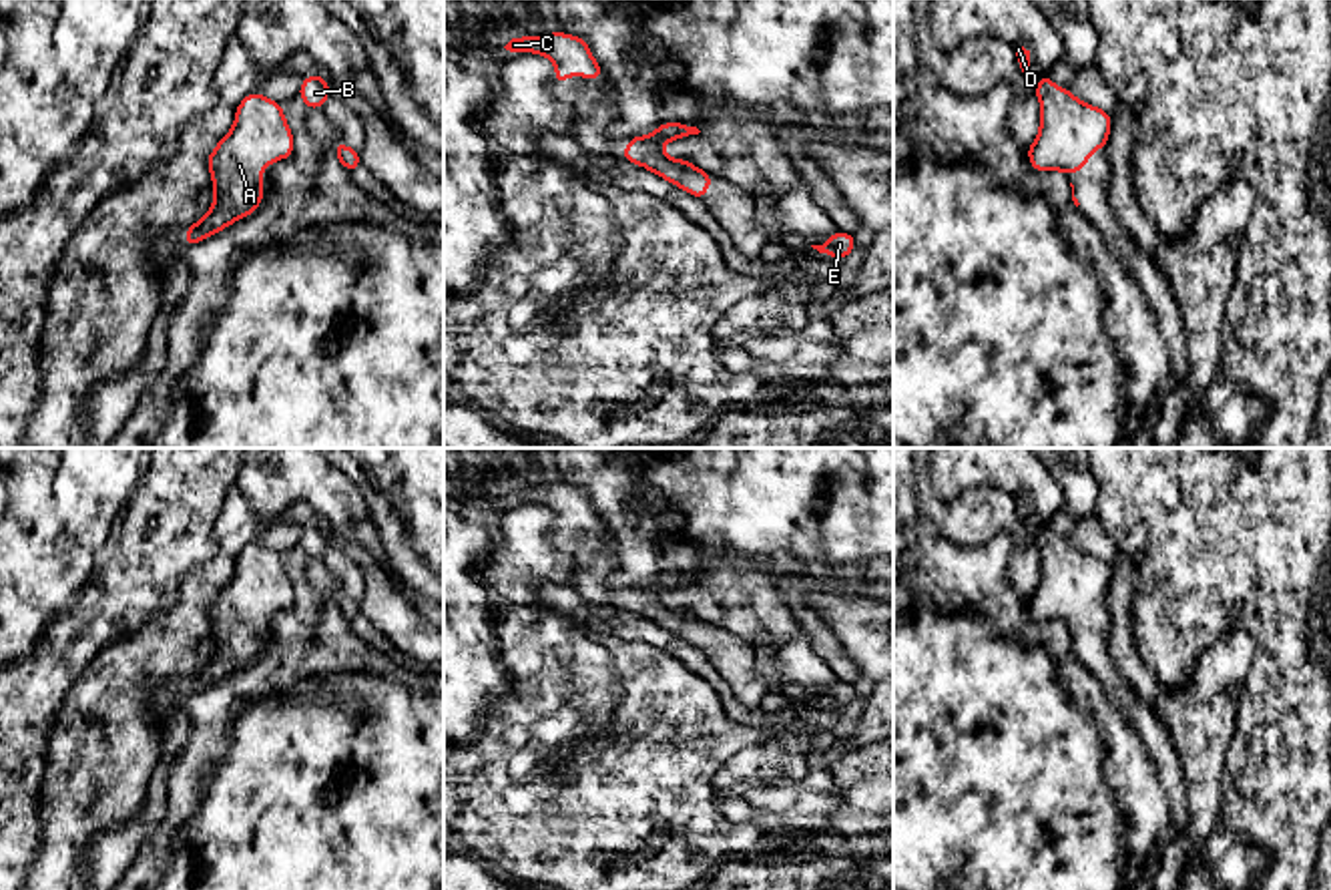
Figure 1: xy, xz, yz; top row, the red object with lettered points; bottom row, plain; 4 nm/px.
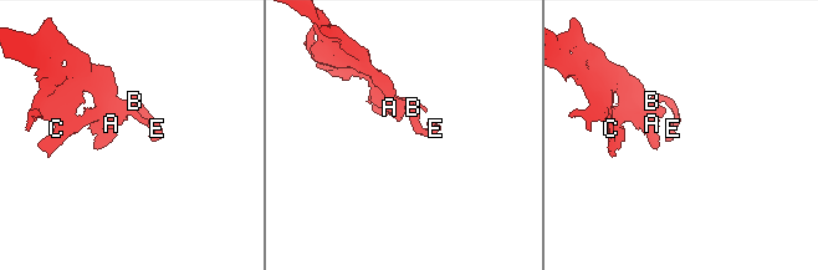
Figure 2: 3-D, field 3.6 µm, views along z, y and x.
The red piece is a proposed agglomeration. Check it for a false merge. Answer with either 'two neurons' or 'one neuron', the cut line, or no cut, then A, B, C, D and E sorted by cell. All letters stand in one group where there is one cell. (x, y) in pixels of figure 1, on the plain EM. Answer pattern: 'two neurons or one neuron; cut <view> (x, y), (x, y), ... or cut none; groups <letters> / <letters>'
one neuron; cut none; groups A B C D E

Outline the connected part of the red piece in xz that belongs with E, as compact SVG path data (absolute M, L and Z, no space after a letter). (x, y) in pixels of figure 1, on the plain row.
M835 681L825 695L811 695L819 703L835 709L847 707L857 695L853 683Z

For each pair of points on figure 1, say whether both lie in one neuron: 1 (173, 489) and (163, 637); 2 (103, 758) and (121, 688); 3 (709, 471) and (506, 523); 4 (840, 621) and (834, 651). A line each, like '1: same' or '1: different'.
1: different
2: same
3: different
4: different

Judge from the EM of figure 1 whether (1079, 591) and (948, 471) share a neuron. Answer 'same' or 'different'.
different

